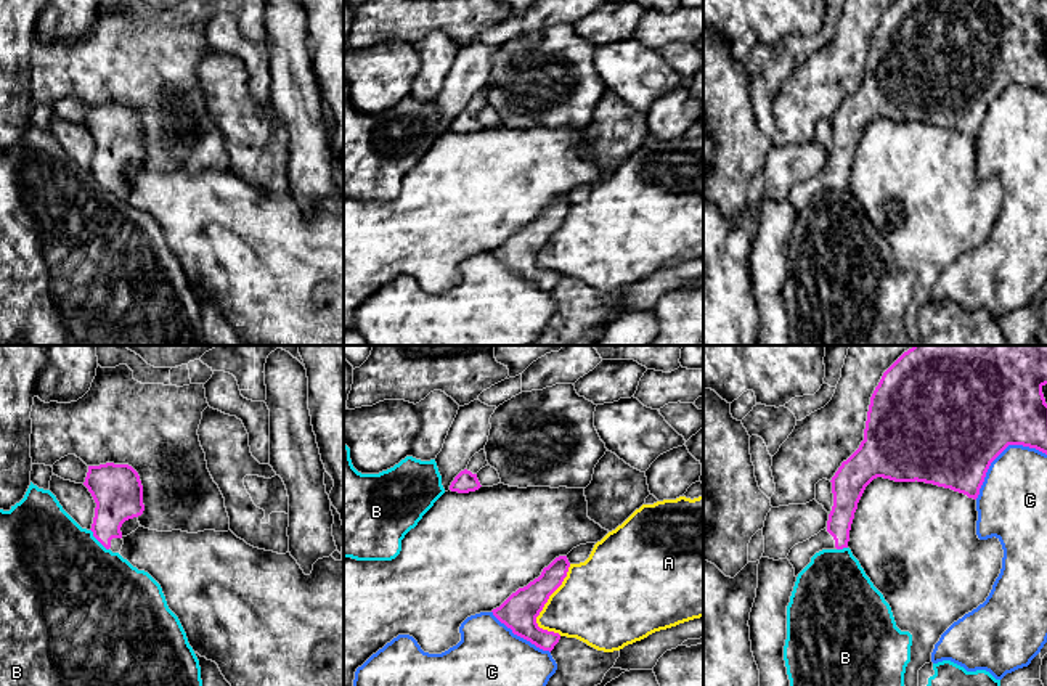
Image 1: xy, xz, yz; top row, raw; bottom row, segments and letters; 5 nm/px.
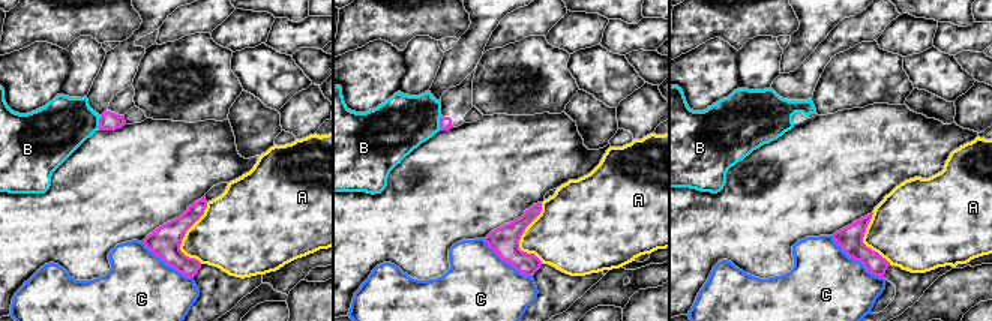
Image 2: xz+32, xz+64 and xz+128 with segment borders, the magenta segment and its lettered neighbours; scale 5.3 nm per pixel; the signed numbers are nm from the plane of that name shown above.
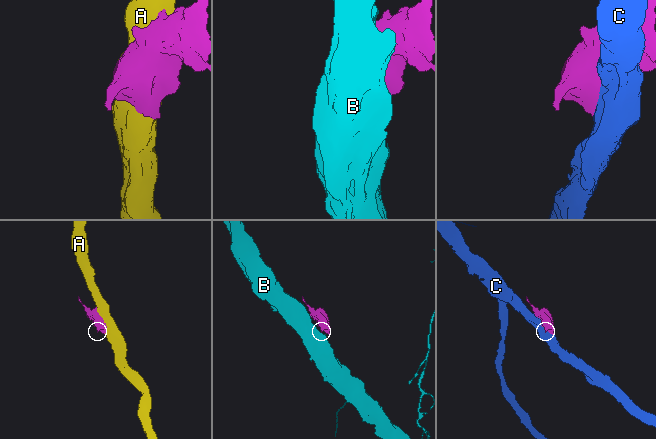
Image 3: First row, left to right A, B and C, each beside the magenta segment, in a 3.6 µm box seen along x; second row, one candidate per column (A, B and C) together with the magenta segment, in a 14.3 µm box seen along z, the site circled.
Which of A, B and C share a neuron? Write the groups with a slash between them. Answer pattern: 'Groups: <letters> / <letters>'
Groups: A / B / C

